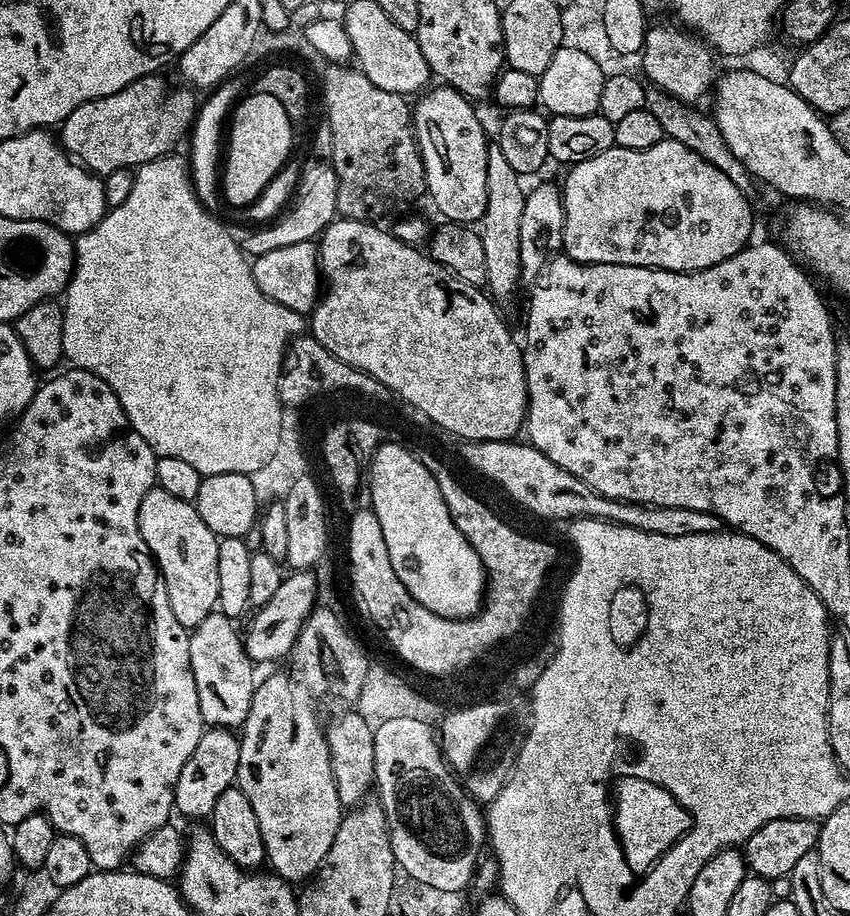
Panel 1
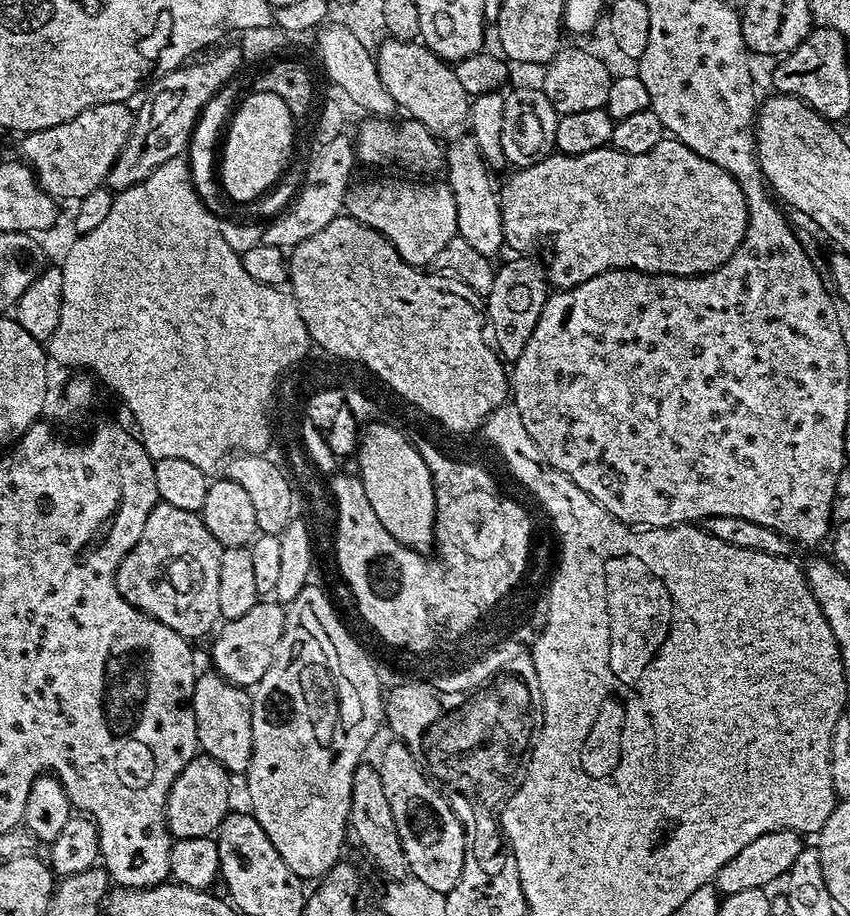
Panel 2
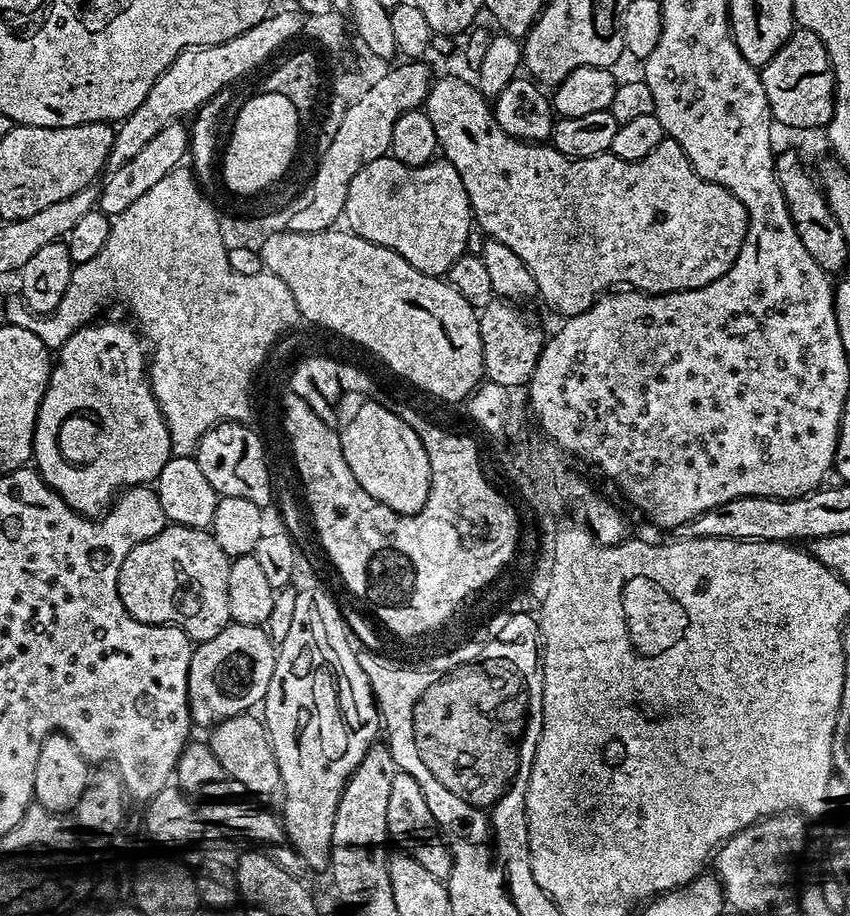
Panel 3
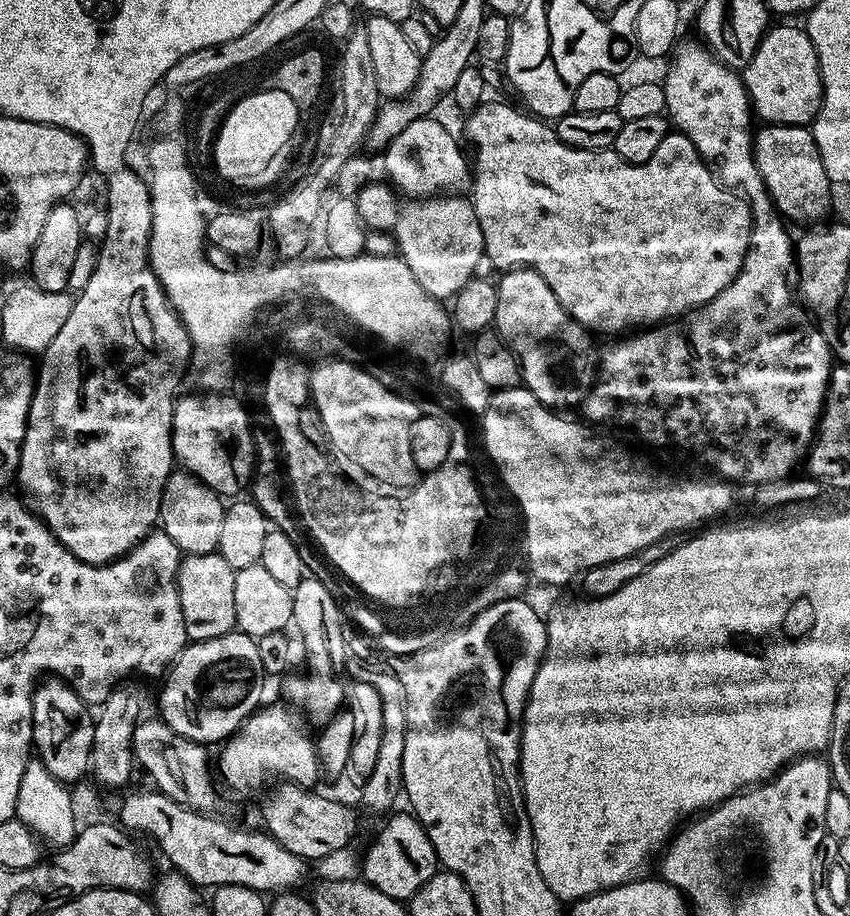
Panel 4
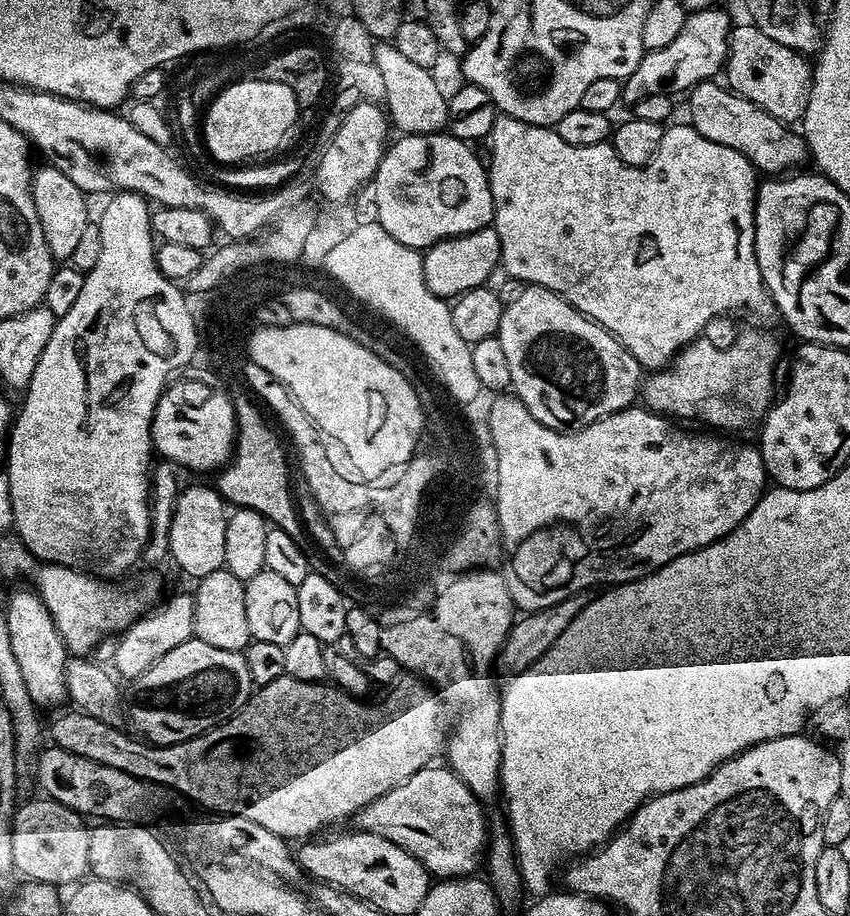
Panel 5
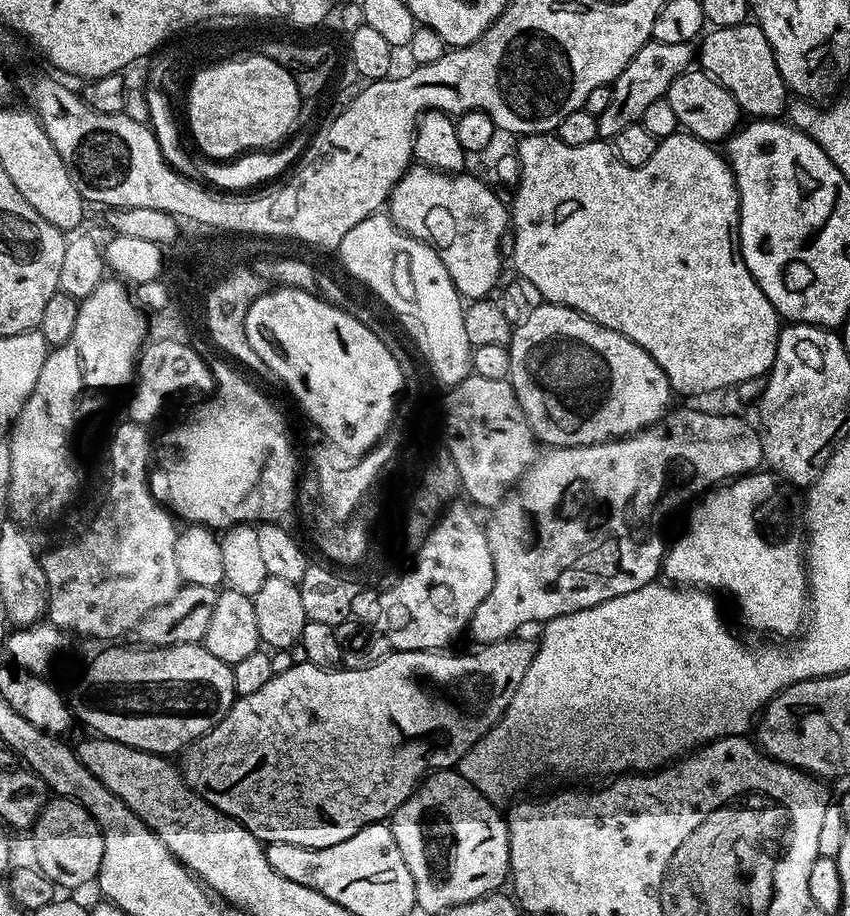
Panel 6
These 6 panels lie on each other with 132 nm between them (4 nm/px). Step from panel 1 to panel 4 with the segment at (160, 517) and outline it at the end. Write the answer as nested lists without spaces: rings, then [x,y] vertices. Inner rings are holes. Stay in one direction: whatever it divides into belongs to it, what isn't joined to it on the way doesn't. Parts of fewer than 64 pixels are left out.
[[[219,551],[203,552],[201,556],[185,555],[178,565],[178,591],[180,605],[184,611],[184,620],[194,633],[196,640],[206,640],[210,636],[225,636],[236,628],[236,615],[234,614],[234,569],[228,565],[226,558],[220,556]]]

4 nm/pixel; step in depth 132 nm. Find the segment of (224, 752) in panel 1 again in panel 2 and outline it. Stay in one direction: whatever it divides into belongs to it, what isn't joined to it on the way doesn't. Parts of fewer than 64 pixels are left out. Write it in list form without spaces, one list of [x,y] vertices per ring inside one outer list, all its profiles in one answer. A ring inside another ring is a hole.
[[[203,754],[196,755],[174,778],[174,786],[166,802],[168,830],[176,840],[212,836],[230,811],[228,799],[232,796],[233,777],[218,761]]]

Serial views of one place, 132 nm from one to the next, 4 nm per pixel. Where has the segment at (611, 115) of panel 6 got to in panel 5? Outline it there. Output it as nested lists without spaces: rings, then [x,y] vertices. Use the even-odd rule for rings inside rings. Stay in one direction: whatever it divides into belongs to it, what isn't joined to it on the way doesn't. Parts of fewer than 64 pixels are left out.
[[[719,7],[689,12],[682,34],[678,34],[670,46],[662,46],[653,52],[645,51],[638,66],[634,66],[632,73],[623,81],[623,103],[633,106],[640,99],[654,94],[684,94],[703,80],[719,77],[728,59],[728,37],[734,27],[734,20],[724,11],[723,7]]]

